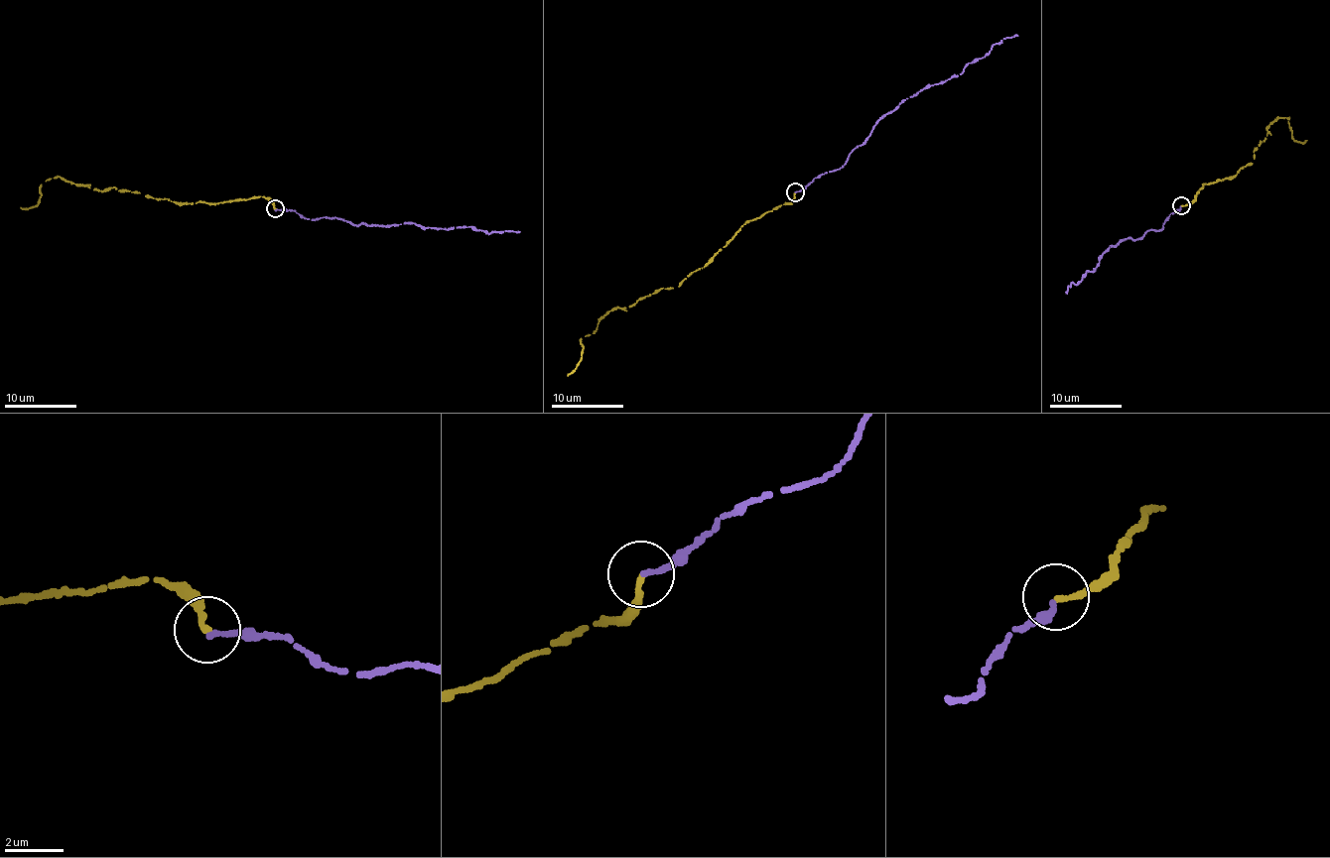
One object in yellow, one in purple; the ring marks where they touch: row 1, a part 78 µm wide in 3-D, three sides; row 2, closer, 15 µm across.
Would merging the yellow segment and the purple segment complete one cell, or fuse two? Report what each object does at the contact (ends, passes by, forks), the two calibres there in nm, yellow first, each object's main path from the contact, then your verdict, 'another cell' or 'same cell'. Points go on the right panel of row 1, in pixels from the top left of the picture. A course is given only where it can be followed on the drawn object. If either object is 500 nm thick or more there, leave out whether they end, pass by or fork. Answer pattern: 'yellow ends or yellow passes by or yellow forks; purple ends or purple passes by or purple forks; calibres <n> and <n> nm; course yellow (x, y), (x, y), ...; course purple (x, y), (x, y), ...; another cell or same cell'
yellow ends; purple ends; calibres 220 and 200 nm; course yellow (1180, 206), (1191, 203), (1202, 183), (1253, 163), (1265, 127), (1278, 119), (1290, 118), (1294, 140), (1306, 140); course purple (1180, 206), (1162, 229), (1119, 241), (1066, 293); same cell

